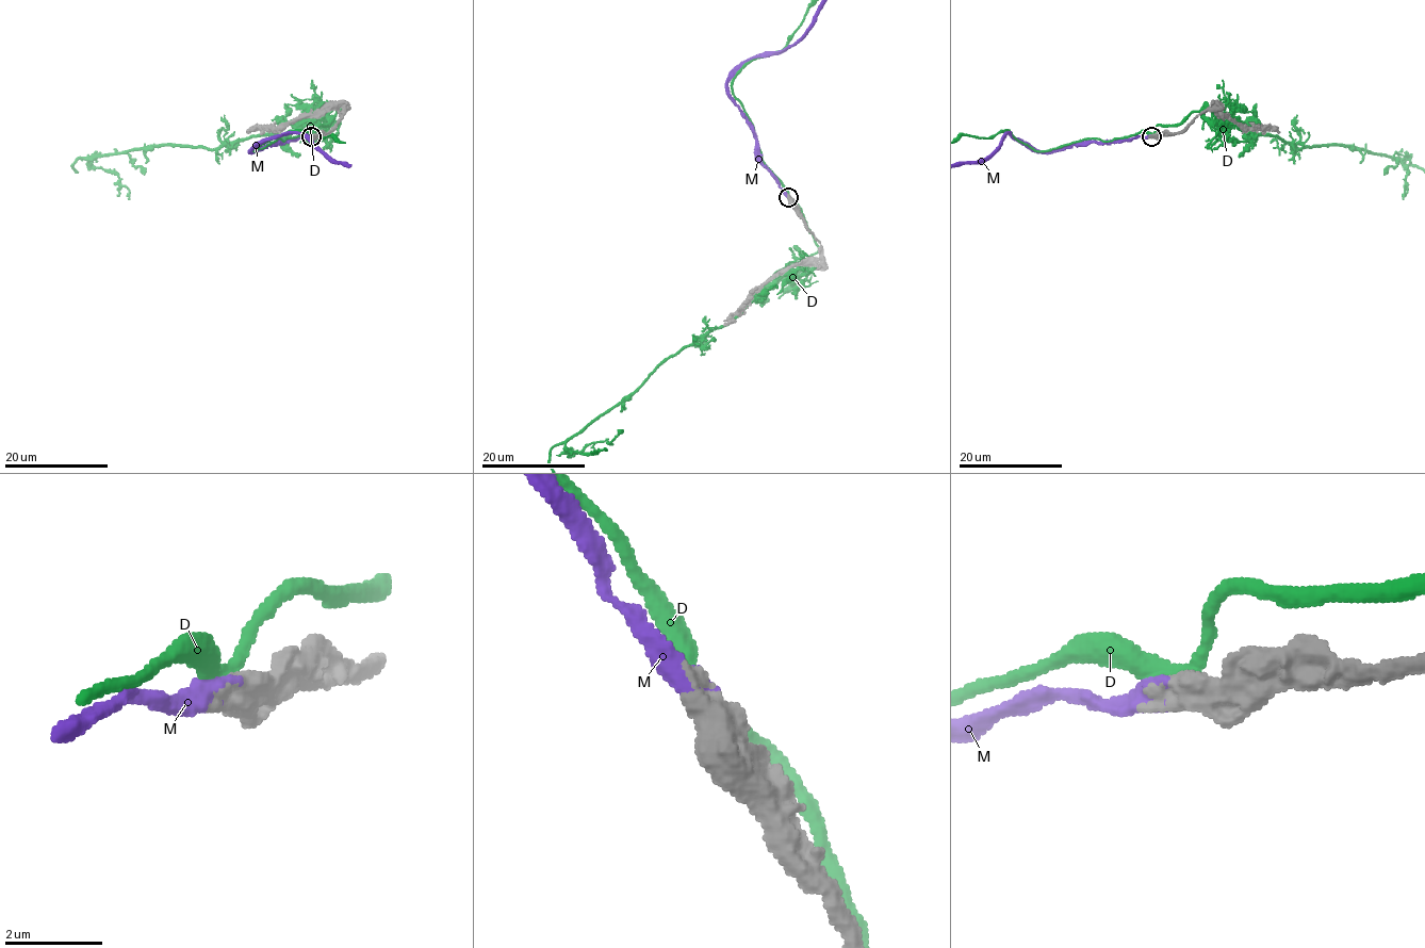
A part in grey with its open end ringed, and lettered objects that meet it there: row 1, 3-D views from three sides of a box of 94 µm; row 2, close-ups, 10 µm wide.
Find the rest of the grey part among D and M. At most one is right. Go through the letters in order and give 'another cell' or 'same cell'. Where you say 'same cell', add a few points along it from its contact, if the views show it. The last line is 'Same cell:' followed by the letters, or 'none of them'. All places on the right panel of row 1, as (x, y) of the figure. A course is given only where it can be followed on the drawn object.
D: another cell
M: same cell | via (1150, 136), (1036, 151), (1006, 133), (986, 158), (979, 161)
Same cell: M

